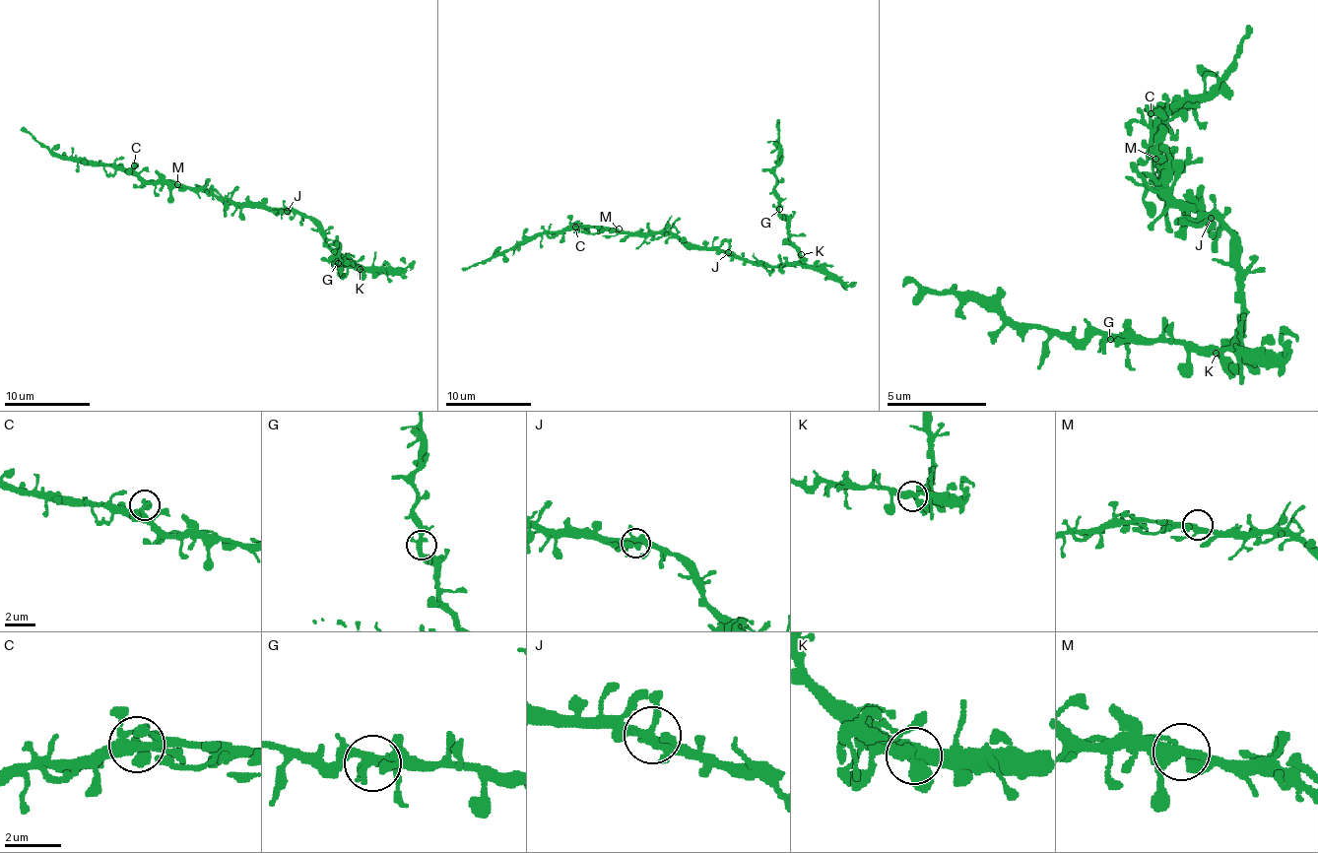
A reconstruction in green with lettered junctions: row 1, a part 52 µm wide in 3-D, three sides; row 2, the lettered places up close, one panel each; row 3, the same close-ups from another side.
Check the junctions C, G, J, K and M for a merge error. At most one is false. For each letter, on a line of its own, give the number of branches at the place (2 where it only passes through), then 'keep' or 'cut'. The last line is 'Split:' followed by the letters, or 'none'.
C: 4 branches meet; keep
G: 4 branches meet; keep
J: 4 branches meet; keep
K: 3 branches meet; keep
M: 4 branches meet; keep
Split: none

